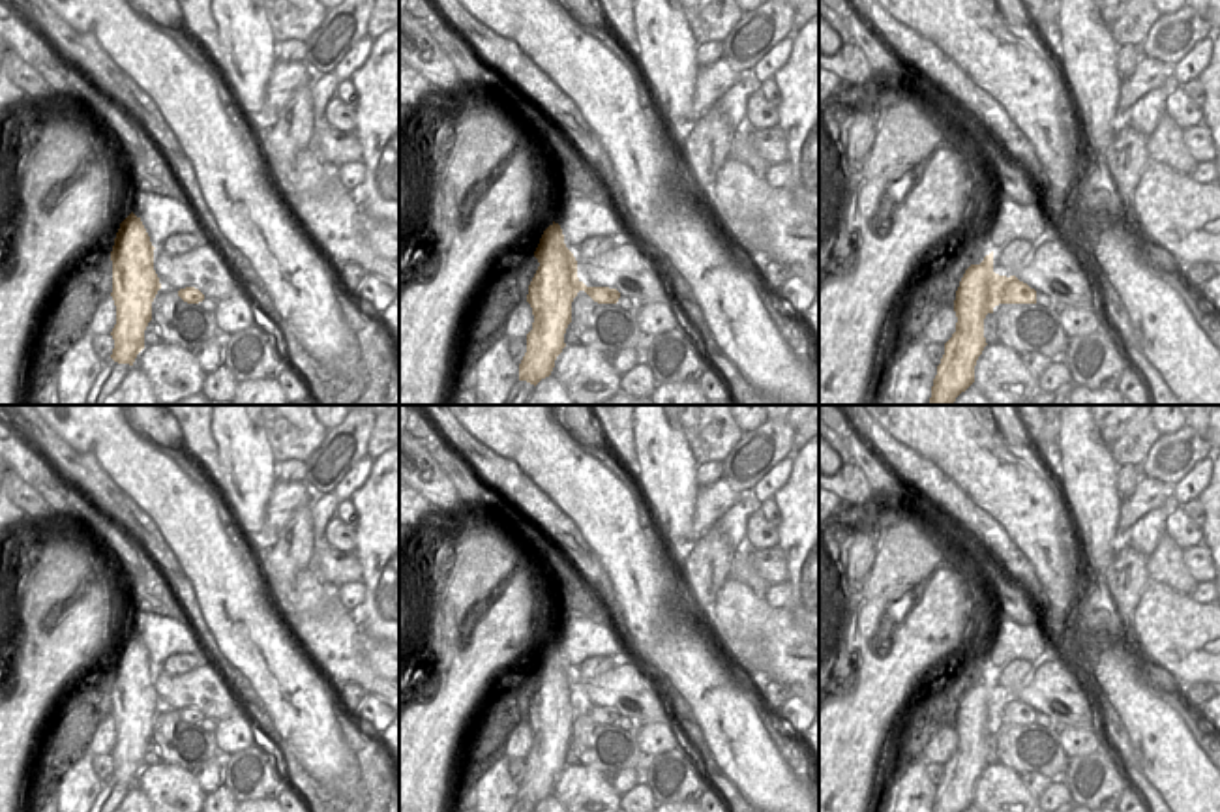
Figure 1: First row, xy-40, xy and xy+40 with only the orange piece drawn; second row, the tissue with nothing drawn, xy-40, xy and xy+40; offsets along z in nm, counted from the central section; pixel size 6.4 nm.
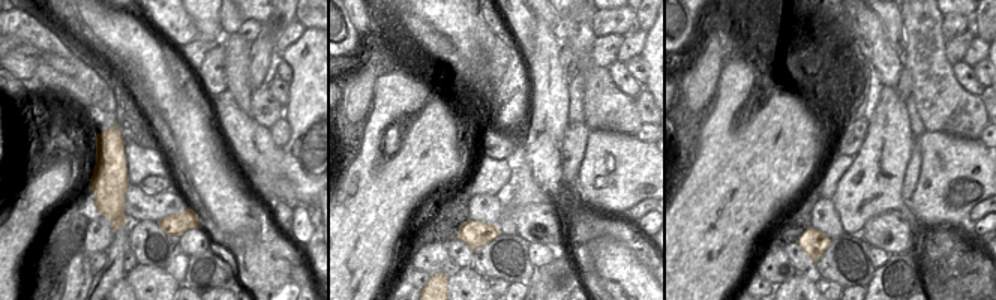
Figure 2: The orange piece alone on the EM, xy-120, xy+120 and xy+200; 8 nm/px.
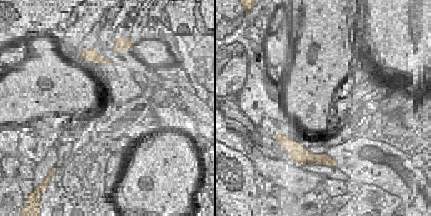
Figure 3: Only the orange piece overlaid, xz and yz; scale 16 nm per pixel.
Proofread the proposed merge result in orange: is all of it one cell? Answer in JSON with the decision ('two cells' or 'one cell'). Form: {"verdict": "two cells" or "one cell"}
{"verdict": "two cells"}

